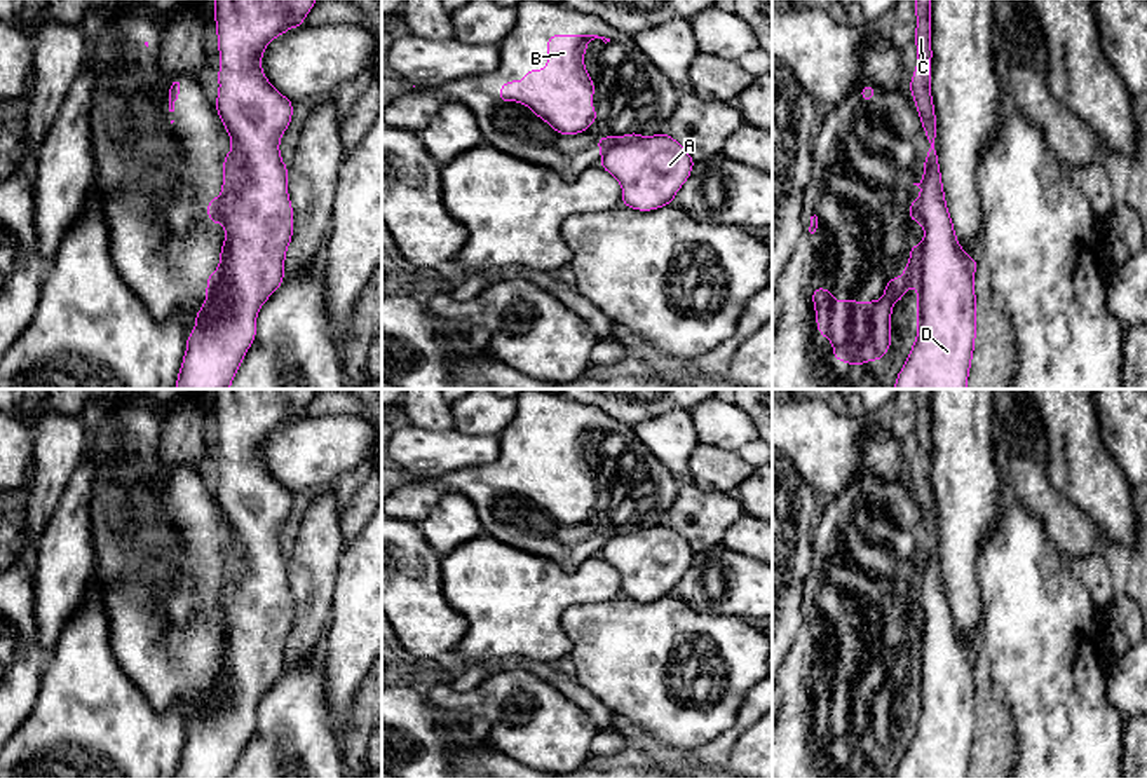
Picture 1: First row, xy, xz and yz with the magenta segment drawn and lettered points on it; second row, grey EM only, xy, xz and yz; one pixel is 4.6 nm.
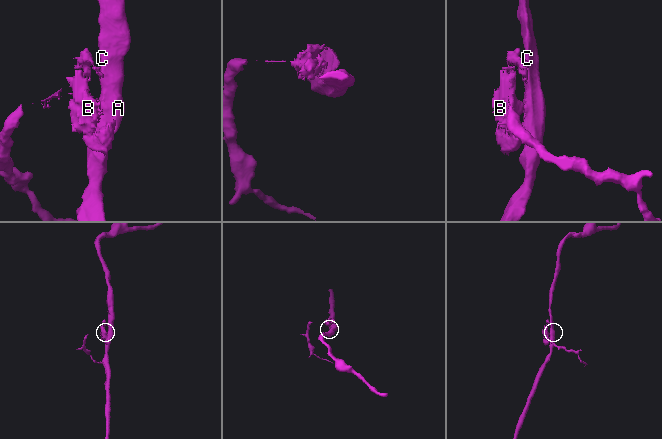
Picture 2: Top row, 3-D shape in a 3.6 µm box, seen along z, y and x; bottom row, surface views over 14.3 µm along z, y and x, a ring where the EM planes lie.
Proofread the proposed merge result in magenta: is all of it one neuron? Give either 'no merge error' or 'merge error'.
merge error

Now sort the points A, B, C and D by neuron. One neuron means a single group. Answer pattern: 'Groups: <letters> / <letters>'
Groups: A C D / B

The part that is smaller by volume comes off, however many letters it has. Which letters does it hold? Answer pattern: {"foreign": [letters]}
{"foreign": ["B"]}

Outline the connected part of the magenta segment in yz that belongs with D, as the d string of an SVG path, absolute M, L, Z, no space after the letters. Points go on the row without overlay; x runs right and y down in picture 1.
M931 389L915 391L917 457L910 483L929 532L924 549L920 611L920 715L894 778L967 778L976 731L976 649L955 628L936 544L931 487Z

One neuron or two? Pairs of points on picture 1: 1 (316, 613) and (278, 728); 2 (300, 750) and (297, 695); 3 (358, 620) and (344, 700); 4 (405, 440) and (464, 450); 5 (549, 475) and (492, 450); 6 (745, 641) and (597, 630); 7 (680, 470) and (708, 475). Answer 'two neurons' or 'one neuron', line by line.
1: two neurons
2: one neuron
3: one neuron
4: one neuron
5: two neurons
6: one neuron
7: two neurons

